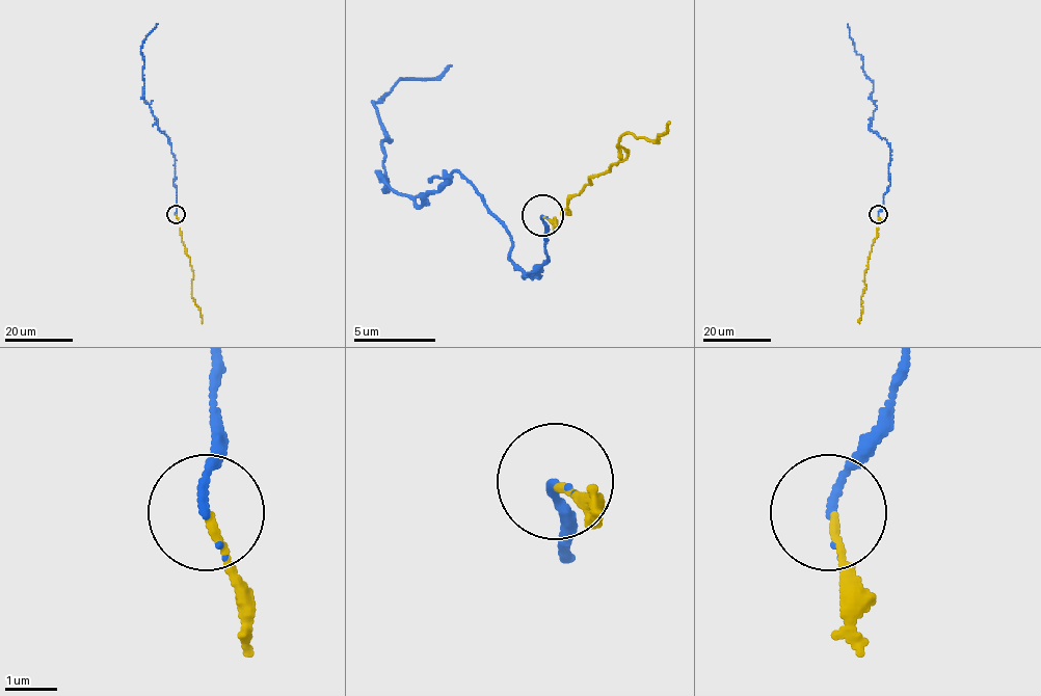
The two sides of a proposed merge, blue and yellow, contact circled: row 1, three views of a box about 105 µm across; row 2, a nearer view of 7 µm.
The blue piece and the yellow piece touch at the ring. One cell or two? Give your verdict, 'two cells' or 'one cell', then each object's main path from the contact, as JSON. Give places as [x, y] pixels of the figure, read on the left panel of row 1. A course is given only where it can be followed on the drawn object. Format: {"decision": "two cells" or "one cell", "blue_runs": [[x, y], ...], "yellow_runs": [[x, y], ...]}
{"decision": "one cell", "blue_runs": [[176, 214], [177, 190], [172, 181], [175, 158], [169, 138], [158, 128], [142, 98], [141, 46], [156, 23]], "yellow_runs": [[176, 214], [193, 272], [191, 295], [203, 323]]}

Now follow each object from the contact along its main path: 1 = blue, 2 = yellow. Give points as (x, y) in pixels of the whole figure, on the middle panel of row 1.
1: (543, 214), (548, 259), (523, 275), (511, 231), (457, 174), (421, 206), (383, 189), (375, 103), (449, 67)
2: (543, 218), (556, 222), (589, 181), (617, 165), (630, 132), (655, 140), (670, 124)

